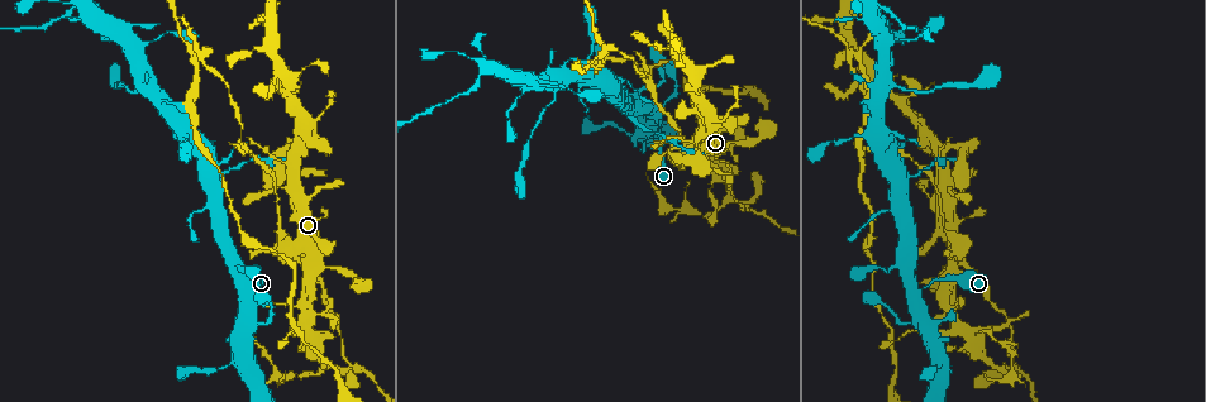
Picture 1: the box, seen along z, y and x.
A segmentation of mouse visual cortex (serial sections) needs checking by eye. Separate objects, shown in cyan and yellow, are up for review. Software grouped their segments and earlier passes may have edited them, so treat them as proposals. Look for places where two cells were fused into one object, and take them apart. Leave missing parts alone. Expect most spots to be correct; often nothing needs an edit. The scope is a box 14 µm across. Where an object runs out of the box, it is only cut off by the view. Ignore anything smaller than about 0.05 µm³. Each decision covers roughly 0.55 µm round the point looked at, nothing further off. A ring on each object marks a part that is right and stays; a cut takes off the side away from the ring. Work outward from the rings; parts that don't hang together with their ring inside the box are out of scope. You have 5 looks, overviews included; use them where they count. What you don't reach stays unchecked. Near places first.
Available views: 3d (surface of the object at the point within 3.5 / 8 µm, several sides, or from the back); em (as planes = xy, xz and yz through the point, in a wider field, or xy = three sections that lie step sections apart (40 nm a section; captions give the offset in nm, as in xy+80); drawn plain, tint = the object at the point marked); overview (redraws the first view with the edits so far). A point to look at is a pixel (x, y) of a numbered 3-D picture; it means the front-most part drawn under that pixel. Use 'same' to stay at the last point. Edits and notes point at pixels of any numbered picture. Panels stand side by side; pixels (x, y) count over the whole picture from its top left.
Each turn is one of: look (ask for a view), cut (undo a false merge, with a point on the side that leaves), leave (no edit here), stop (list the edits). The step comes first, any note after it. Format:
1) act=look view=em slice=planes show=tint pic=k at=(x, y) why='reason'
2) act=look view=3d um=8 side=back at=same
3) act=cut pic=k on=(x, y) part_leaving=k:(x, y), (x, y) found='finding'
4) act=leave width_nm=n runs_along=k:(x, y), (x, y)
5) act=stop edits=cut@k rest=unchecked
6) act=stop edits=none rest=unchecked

act=look view=3d um=3.5 side=back pic=1 at=(913, 175) why='small branch off a trunk'

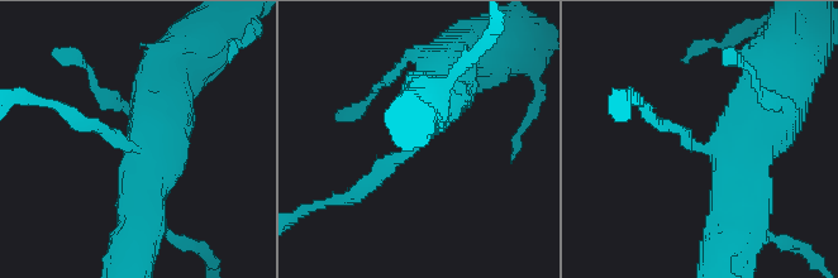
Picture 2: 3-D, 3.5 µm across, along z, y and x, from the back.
act=look view=em slice=xy step=1 show=tint pic=2 at=(705, 147)

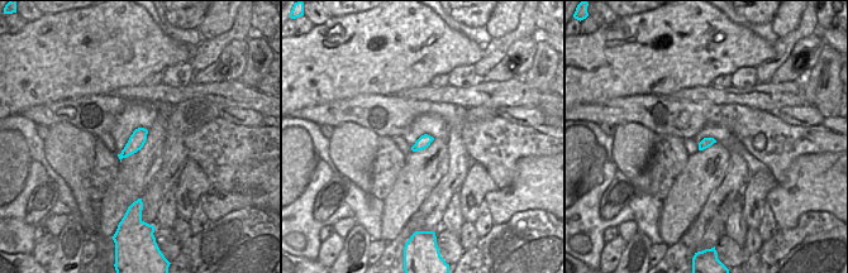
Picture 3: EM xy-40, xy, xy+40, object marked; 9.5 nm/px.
act=cut pic=2 on=(368, 178) found='a second cell is stuck on'

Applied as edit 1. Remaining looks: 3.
act=look view=3d um=3.5 pic=1 at=(290, 246) why='abrupt turn'

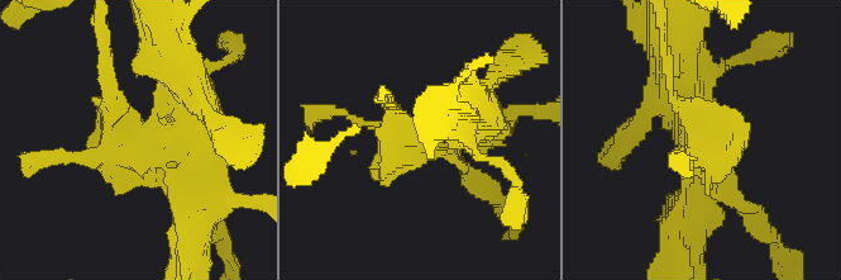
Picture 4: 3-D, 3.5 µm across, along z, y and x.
act=look view=em slice=xy step=1 show=tint pic=4 at=(702, 144) why='shape alone is not enough'

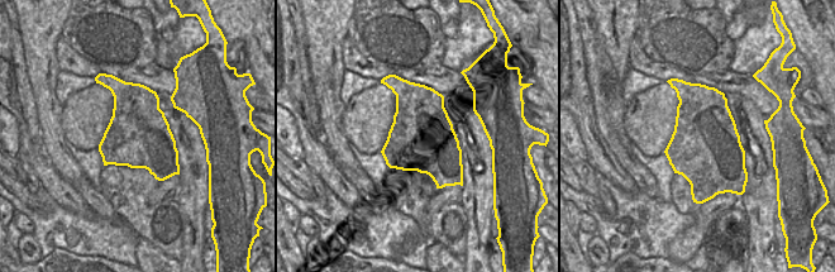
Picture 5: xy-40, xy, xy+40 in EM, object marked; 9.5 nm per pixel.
act=cut pic=4 on=(404, 166) part_leaving=4:(152, 140), (116, 128), (109, 70) found='two cells meet here'

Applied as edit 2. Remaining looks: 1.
act=stop edits=cut@2,cut@4 rest=unchecked

